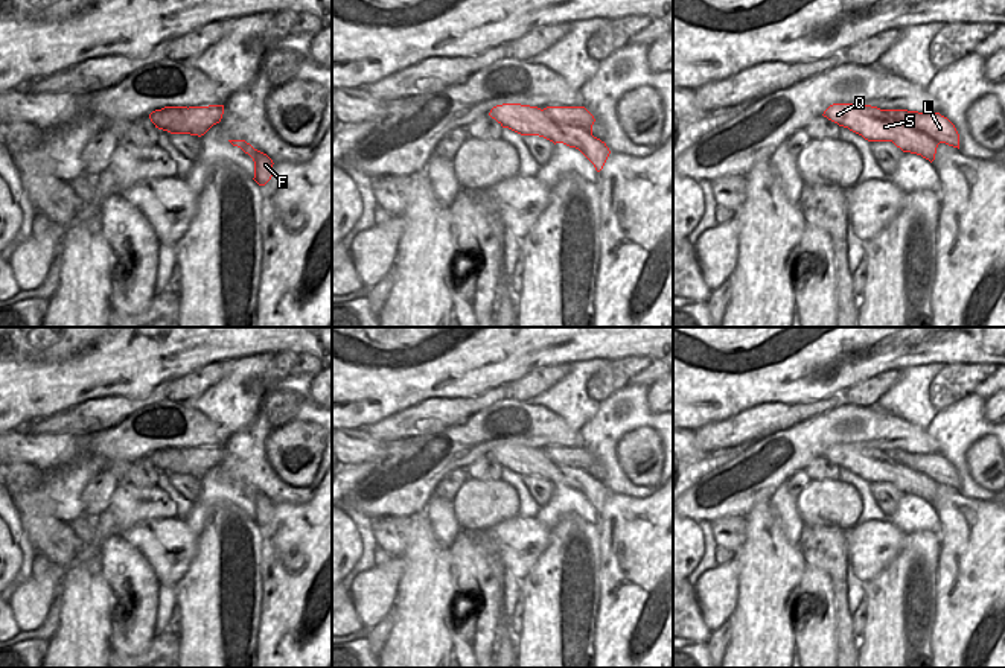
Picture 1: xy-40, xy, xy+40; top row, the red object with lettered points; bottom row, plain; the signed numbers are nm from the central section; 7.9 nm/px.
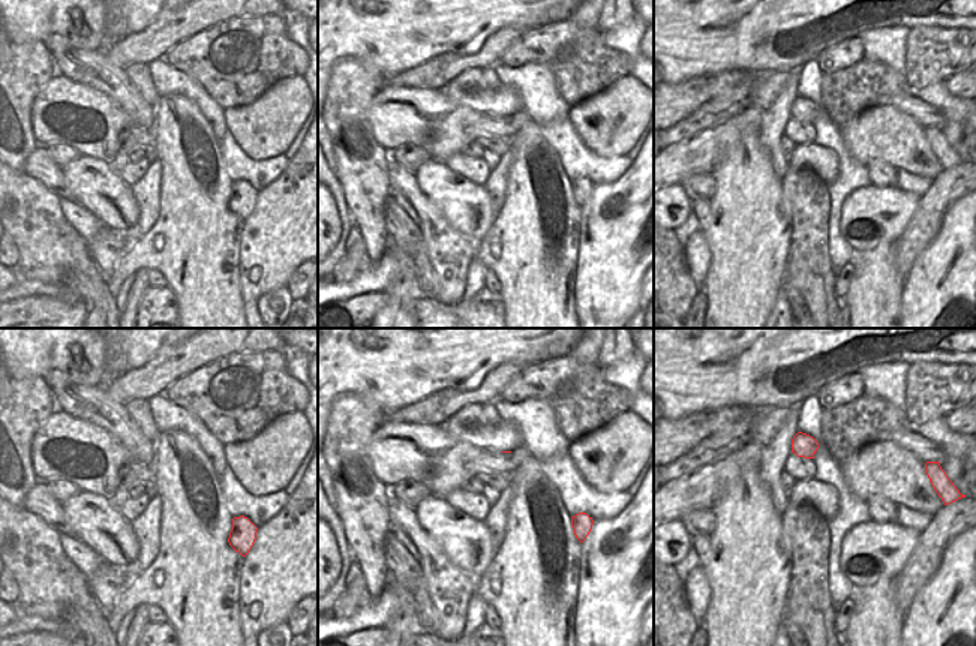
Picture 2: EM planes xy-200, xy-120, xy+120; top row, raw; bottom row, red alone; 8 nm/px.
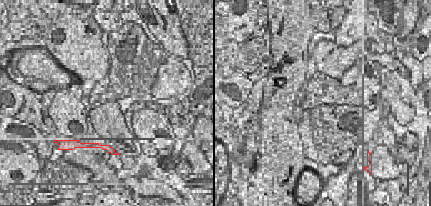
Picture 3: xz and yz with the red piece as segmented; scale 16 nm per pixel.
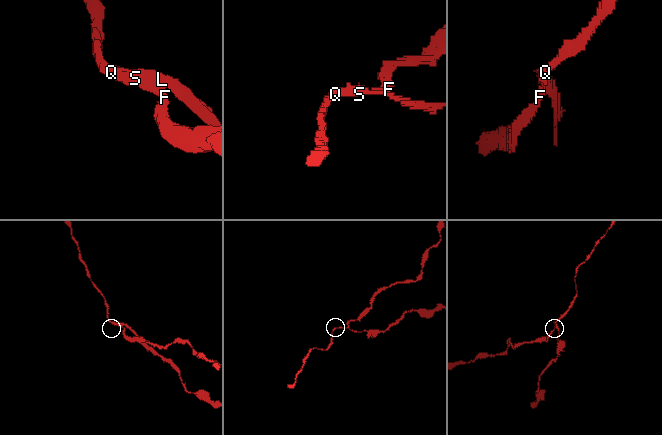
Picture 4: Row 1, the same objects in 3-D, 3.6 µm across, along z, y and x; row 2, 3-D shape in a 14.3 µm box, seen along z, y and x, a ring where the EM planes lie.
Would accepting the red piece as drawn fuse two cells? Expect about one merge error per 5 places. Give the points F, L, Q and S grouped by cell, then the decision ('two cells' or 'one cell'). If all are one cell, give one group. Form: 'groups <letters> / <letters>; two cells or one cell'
groups F Q S / L; two cells

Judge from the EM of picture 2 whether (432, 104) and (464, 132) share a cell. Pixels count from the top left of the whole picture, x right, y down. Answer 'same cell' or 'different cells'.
same cell

